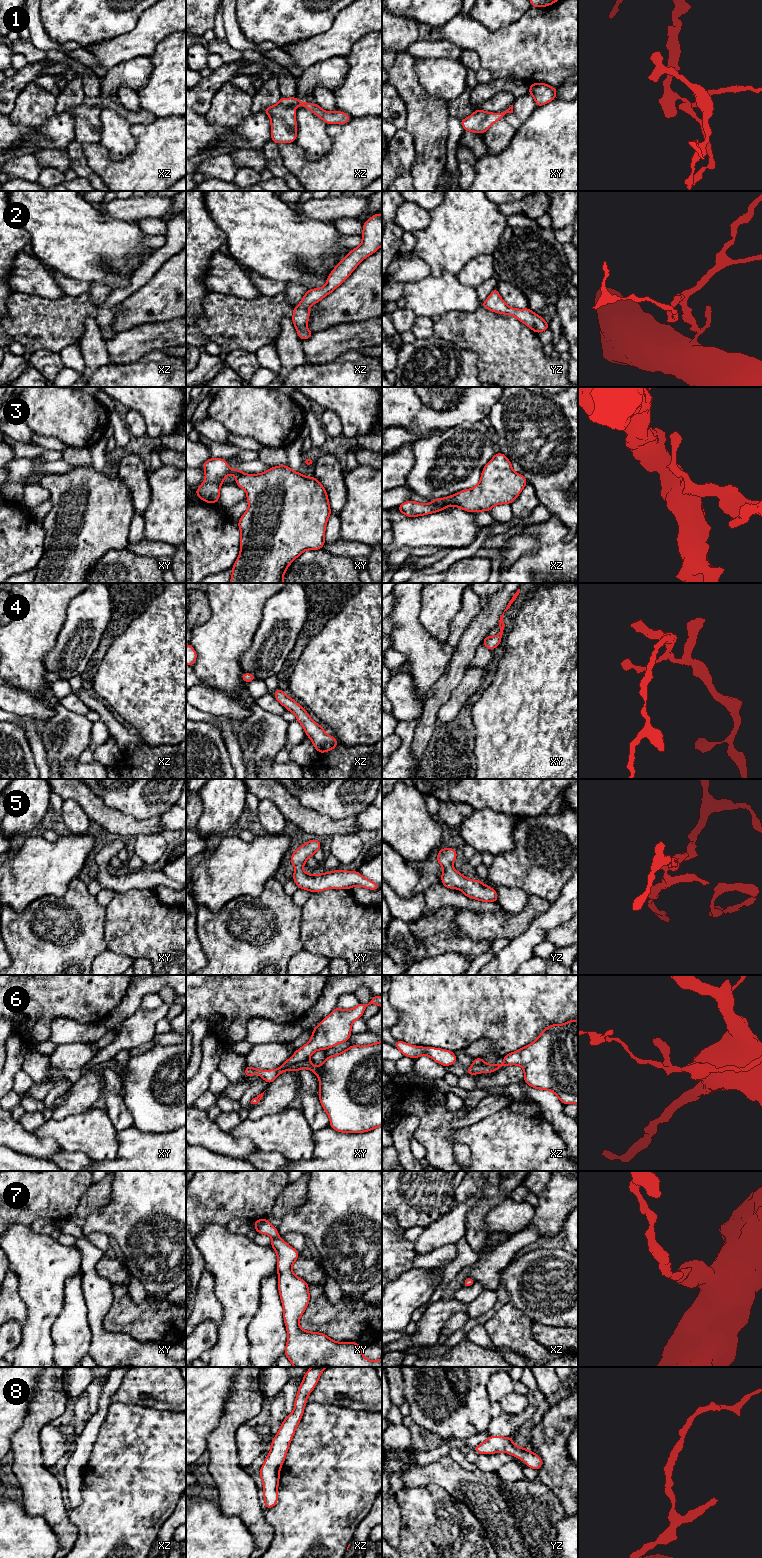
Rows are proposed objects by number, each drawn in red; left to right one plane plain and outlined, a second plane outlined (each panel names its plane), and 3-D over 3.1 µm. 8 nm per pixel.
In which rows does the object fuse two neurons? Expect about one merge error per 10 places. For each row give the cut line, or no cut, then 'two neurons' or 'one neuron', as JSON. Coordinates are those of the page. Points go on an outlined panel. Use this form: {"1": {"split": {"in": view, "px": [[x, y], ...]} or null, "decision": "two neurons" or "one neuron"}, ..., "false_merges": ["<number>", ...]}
{"1": {"split": null, "decision": "one neuron"}, "2": {"split": null, "decision": "one neuron"}, "3": {"split": {"in": "xz", "px": [[431, 502], [439, 506]]}, "decision": "two neurons"}, "4": {"split": null, "decision": "one neuron"}, "5": {"split": null, "decision": "one neuron"}, "6": {"split": null, "decision": "one neuron"}, "7": {"split": null, "decision": "one neuron"}, "8": {"split": null, "decision": "one neuron"}, "false_merges": ["3"]}

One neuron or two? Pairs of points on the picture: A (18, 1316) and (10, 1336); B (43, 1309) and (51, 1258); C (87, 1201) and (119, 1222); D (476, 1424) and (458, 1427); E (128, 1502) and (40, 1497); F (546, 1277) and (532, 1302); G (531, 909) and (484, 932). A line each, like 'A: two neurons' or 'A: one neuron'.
A: two neurons
B: one neuron
C: two neurons
D: one neuron
E: two neurons
F: one neuron
G: one neuron

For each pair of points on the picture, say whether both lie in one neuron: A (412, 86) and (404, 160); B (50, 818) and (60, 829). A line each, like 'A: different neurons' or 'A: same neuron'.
A: different neurons
B: same neuron

